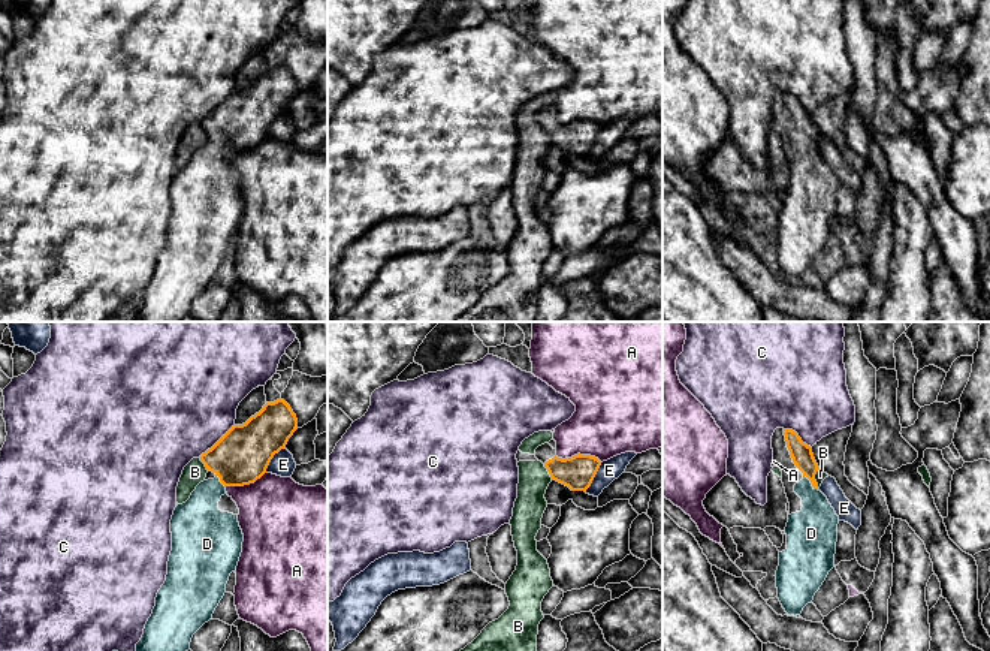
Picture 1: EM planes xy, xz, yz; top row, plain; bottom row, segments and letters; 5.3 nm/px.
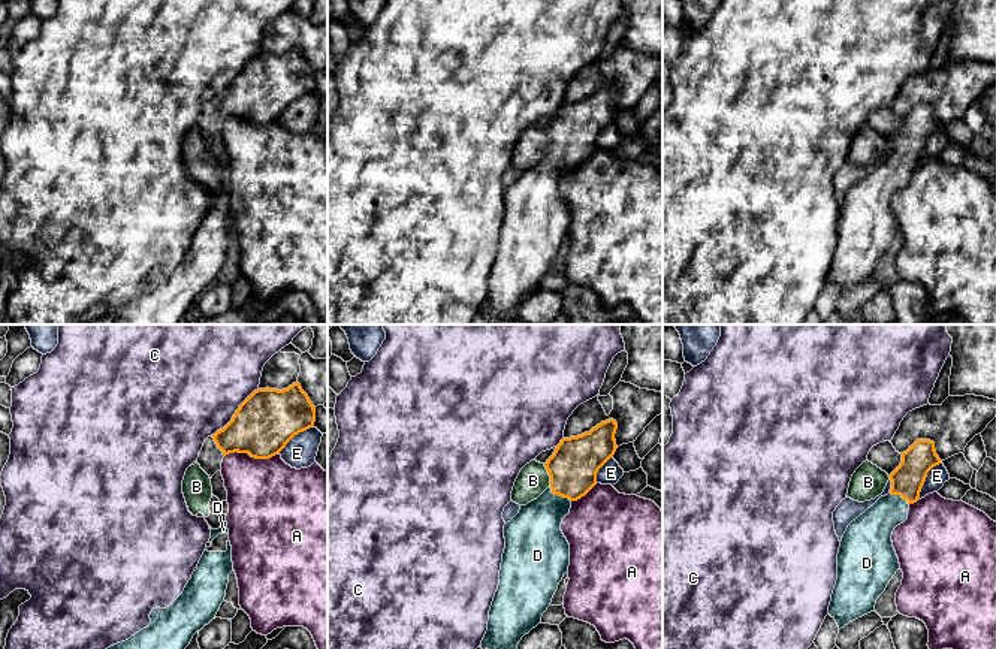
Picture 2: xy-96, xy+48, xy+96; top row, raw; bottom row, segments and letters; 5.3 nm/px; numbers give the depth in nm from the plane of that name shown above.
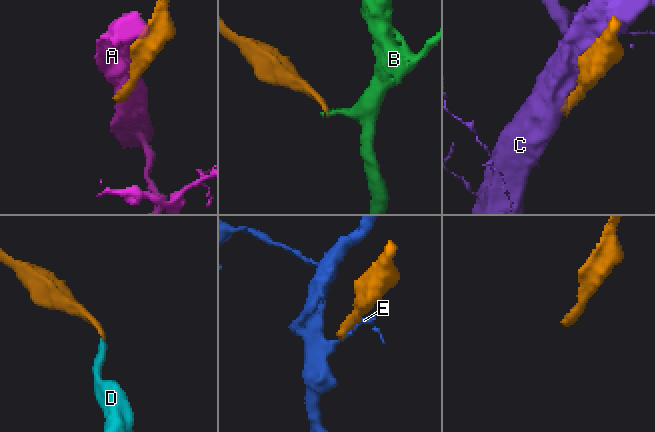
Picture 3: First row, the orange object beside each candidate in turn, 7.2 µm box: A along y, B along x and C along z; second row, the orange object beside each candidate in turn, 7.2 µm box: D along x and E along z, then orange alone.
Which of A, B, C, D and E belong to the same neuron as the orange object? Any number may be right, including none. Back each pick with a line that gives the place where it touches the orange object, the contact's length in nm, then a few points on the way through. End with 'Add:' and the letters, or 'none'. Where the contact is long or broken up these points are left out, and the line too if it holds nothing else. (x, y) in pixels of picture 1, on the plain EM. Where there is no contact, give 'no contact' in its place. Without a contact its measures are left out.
D: meets orange in yz at (811, 147); contact 110 nm long; runs through yz (802, 120), (809, 132), (811, 147), (814, 193)
Add: D

